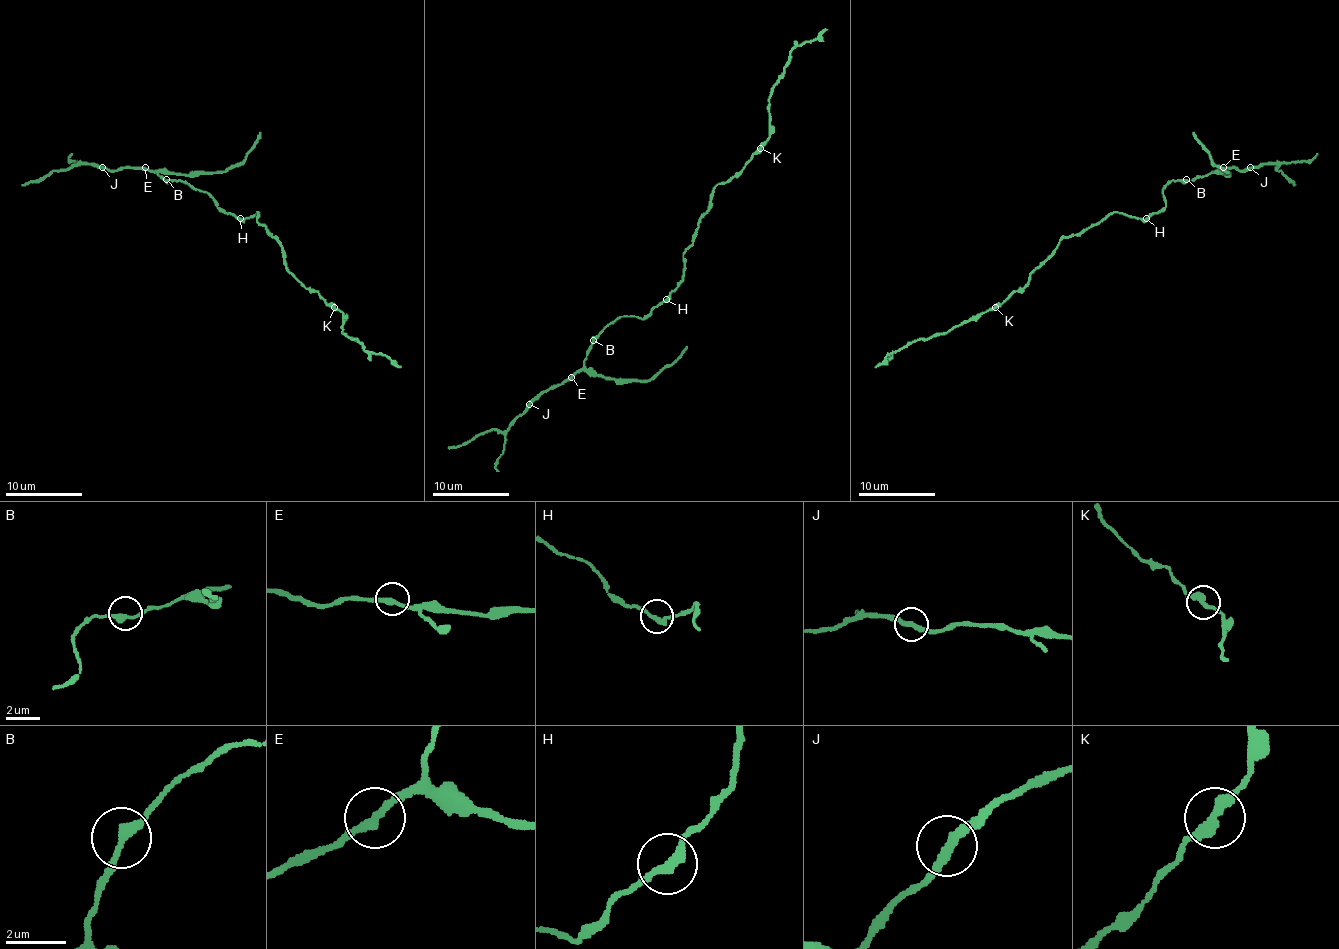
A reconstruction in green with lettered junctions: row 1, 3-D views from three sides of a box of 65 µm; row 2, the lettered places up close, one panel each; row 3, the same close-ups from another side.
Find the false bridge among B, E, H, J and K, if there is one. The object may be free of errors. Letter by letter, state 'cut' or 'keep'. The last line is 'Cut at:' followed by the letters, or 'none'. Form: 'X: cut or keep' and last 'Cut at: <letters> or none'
B: keep
E: keep
H: keep
J: keep
K: keep
Cut at: none

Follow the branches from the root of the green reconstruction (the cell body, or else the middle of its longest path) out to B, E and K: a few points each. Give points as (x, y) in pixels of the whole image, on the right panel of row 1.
B: (1113, 214), (1123, 212), (1142, 220), (1157, 214), (1165, 206), (1163, 189), (1171, 181), (1186, 179)
E: (1113, 214), (1123, 212), (1144, 220), (1165, 206), (1163, 189), (1171, 181), (1190, 181), (1223, 167)
K: (1113, 214), (1107, 214), (1090, 227), (1065, 237), (1030, 274), (1028, 281), (995, 307)

